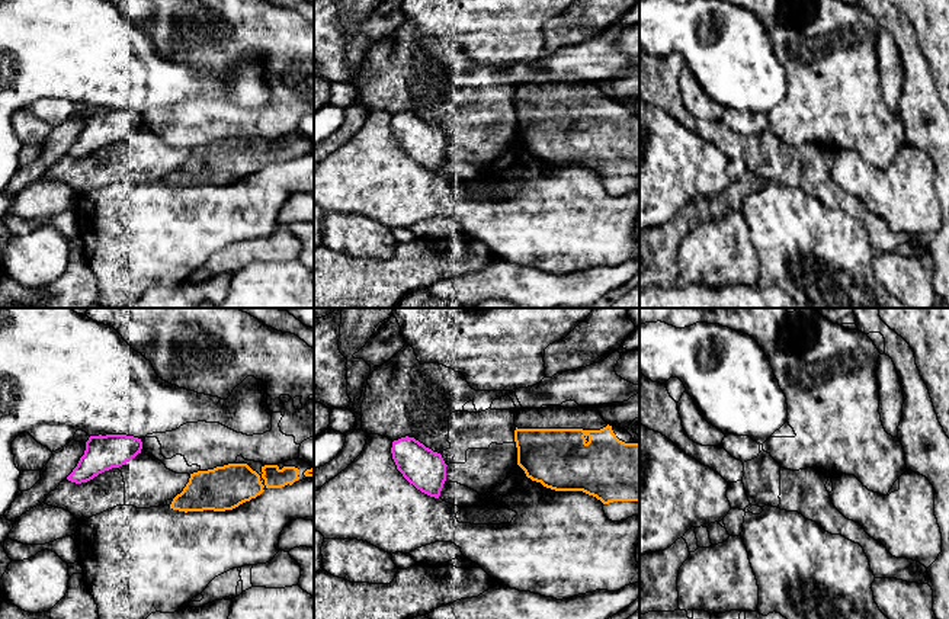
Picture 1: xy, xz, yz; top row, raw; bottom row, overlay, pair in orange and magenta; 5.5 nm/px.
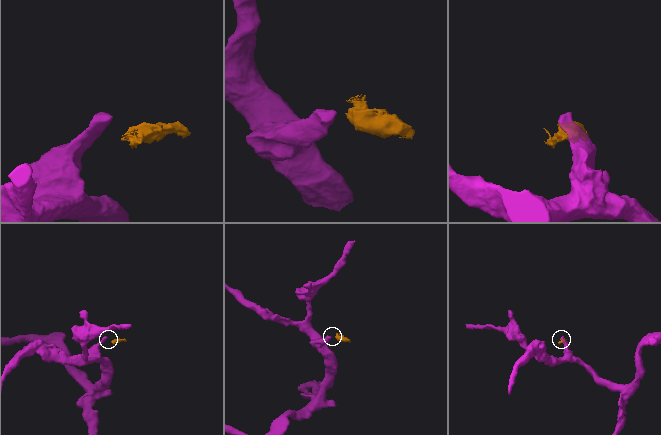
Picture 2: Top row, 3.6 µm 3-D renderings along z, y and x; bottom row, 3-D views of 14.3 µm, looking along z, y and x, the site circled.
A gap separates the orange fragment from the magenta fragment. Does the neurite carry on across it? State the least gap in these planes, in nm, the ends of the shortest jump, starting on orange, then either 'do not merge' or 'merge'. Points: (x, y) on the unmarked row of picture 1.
gap 300 nm; span xy (191, 148), (140, 127); do not merge

